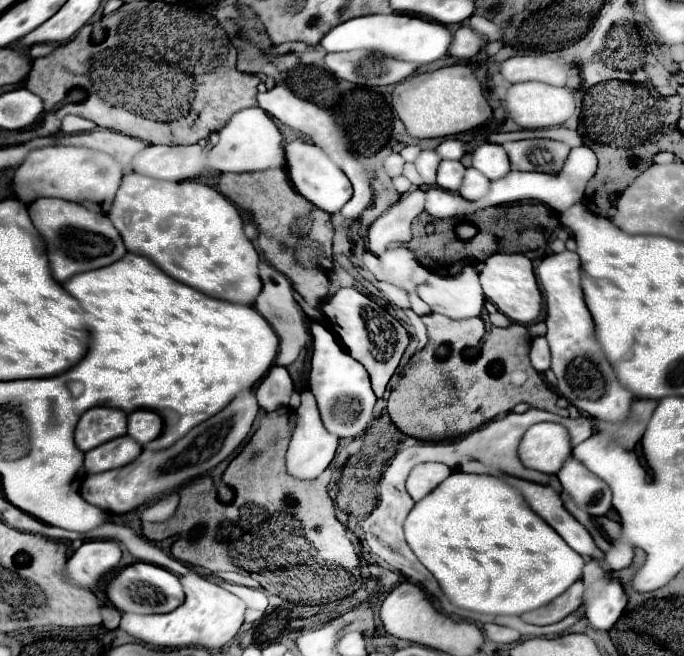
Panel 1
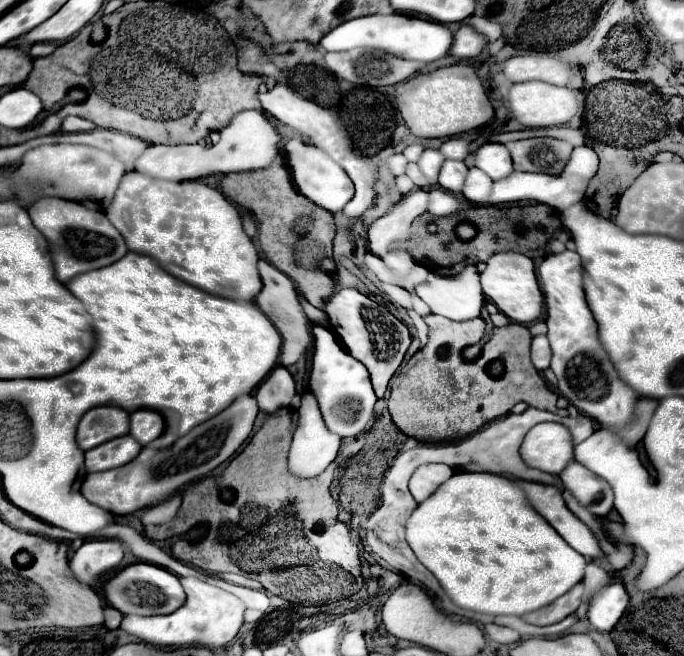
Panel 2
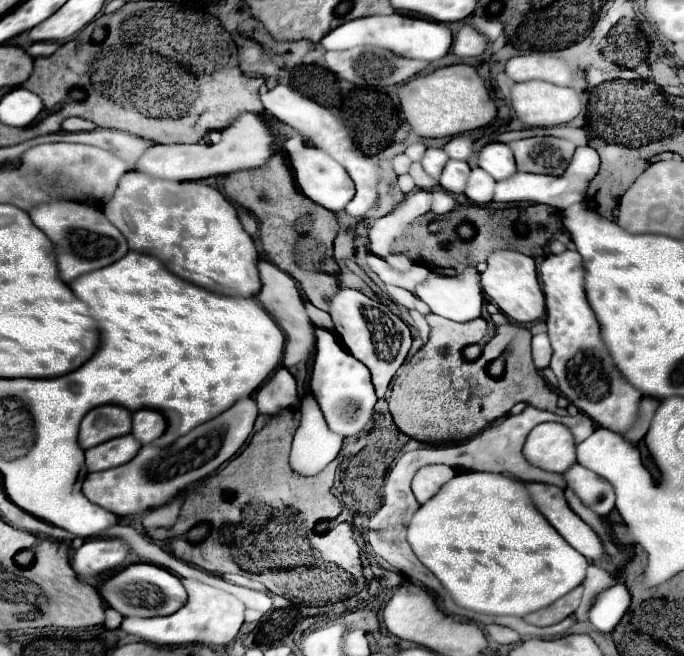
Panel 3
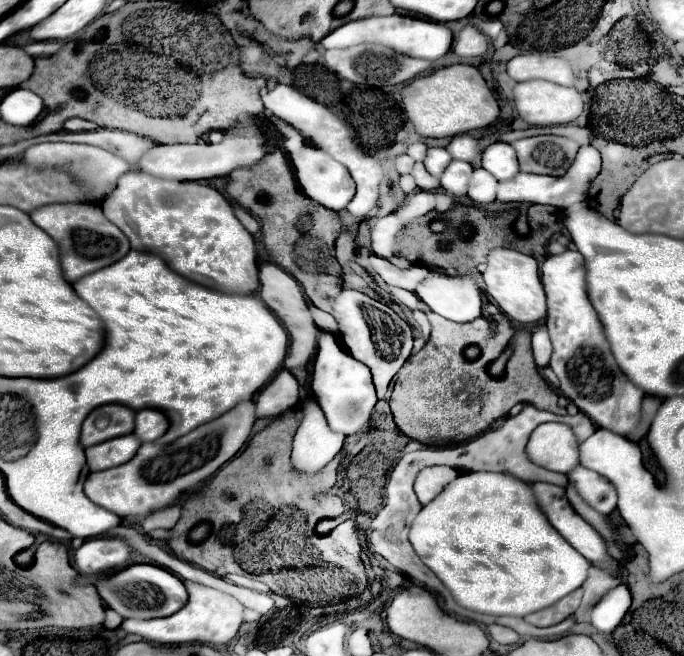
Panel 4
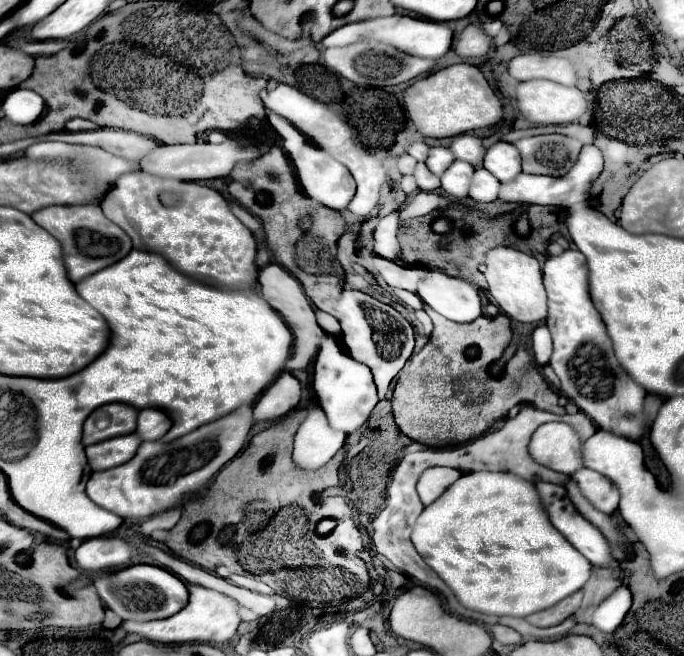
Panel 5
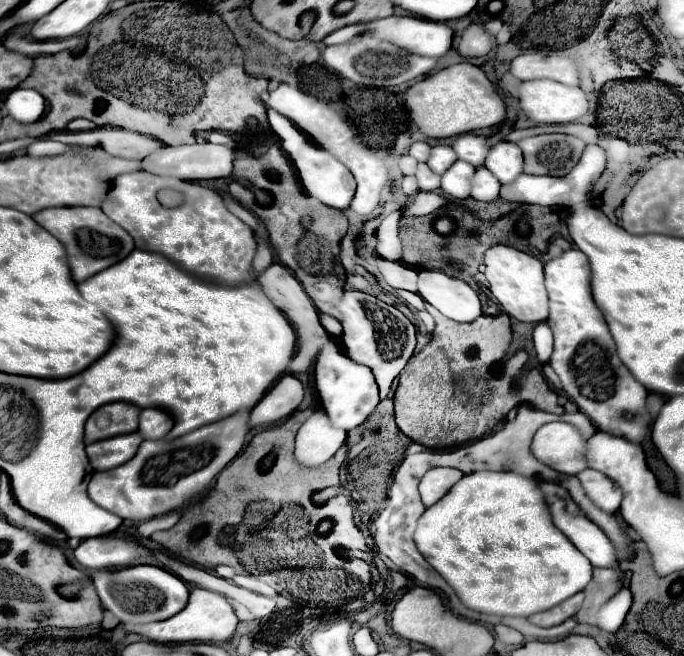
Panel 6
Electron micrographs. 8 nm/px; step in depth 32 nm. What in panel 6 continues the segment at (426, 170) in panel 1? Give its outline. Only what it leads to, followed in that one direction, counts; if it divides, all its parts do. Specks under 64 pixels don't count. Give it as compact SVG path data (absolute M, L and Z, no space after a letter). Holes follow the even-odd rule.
M438 144L432 148L432 154L428 158L428 166L436 172L442 174L444 170L448 170L452 164L456 162L456 154L452 152L452 146L446 144Z

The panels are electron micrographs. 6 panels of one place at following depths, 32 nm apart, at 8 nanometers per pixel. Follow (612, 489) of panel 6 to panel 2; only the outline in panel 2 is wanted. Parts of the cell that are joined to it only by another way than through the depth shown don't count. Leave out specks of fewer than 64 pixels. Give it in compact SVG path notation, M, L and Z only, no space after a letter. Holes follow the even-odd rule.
M570 462L564 472L560 472L560 478L564 486L578 498L580 504L584 504L592 514L606 516L614 506L612 488L606 480L596 476L594 472L588 472L578 462Z

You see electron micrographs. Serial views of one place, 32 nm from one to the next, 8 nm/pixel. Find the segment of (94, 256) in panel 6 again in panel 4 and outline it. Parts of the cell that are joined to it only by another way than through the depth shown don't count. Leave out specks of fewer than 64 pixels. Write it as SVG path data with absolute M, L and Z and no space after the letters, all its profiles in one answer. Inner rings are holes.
M50 204L34 210L30 214L36 226L46 230L60 246L60 260L64 268L64 278L76 282L86 274L92 274L100 268L106 268L128 254L130 244L124 232L100 212L100 206L92 204Z

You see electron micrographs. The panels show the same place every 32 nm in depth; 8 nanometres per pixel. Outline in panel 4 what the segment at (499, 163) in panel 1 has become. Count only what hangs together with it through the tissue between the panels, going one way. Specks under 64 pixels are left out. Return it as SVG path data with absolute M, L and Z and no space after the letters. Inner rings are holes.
M506 142L490 144L482 154L482 166L500 182L510 180L520 172L520 164L516 160L516 150Z

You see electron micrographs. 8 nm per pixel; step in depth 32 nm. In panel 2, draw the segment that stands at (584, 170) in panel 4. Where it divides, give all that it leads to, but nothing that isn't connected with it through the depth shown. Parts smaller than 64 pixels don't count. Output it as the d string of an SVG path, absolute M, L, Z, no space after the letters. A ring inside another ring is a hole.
M580 146L580 148L574 148L572 158L568 160L568 164L566 164L566 168L564 168L564 172L560 176L512 172L508 178L494 182L494 190L492 190L486 204L506 204L506 202L530 200L530 202L540 202L540 204L548 204L552 208L564 210L566 206L570 206L570 204L584 198L586 186L594 178L596 170L598 170L598 154L590 146Z

